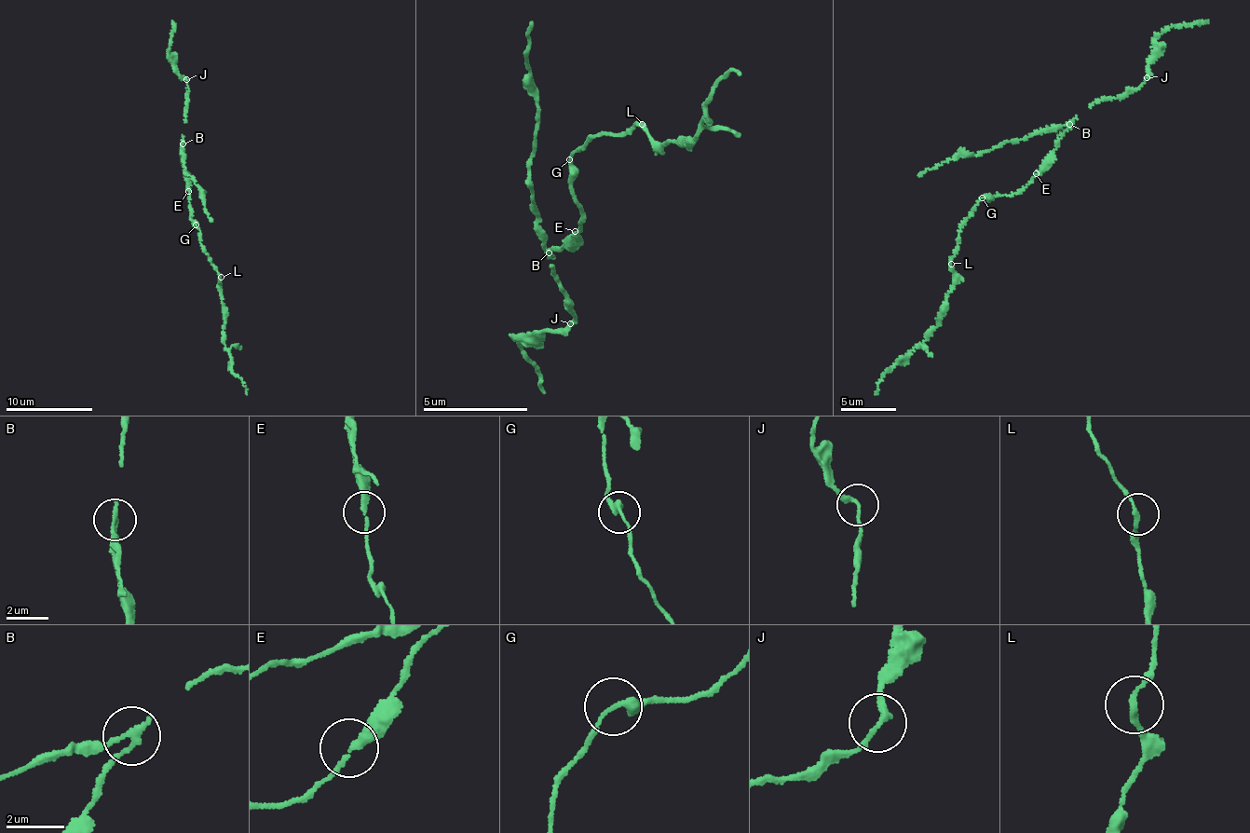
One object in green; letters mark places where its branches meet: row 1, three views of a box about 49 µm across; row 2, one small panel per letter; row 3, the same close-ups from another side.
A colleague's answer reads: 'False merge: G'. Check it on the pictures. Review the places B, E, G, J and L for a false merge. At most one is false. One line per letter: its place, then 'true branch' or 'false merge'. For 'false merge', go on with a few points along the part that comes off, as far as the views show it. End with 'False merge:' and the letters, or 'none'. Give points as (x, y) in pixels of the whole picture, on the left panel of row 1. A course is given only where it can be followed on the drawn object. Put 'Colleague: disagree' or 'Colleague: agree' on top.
Colleague: disagree
B: (183, 143) | false merge | (182, 143), (184, 170), (204, 198), (212, 221)
E: (188, 191) | true branch
G: (196, 225) | true branch
J: (186, 79) | true branch
L: (221, 277) | true branch
False merge: B

